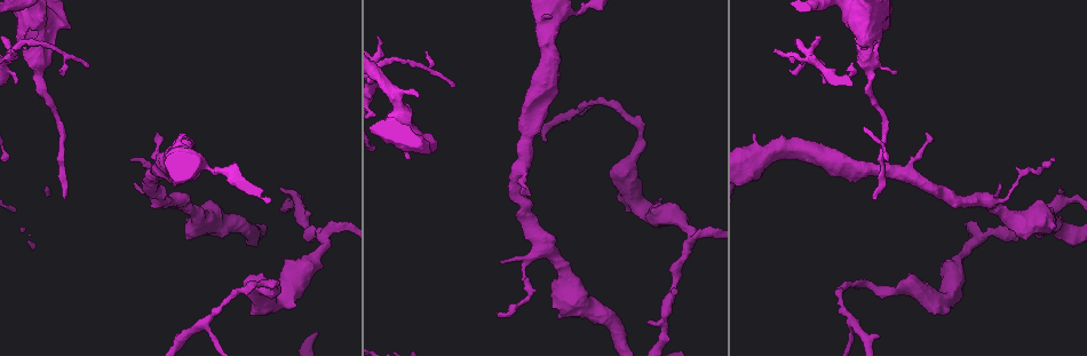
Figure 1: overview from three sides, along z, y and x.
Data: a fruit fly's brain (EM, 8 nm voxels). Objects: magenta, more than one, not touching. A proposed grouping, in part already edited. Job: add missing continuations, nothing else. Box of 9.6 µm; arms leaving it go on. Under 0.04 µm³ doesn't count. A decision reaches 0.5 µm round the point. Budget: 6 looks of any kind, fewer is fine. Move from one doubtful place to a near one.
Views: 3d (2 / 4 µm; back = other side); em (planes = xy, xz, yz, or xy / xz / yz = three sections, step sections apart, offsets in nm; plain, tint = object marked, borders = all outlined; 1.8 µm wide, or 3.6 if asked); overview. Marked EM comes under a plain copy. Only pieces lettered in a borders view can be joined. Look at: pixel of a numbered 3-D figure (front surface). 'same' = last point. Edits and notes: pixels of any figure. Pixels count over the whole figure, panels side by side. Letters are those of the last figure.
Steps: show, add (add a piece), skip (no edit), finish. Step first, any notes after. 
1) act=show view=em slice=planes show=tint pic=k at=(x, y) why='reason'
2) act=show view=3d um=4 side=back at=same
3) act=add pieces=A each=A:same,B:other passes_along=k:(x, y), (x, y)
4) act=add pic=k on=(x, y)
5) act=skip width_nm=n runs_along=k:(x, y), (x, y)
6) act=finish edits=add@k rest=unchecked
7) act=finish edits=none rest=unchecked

act=show view=em um=3.6 slice=xy step=4 show=tint pic=1 at=(824, 82) why='free end'

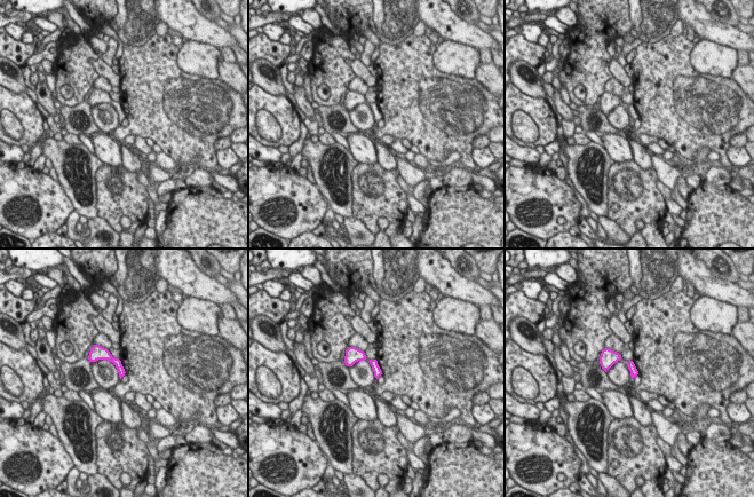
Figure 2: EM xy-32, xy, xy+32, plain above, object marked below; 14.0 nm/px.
act=show view=em um=3.6 slice=planes show=borders at=same

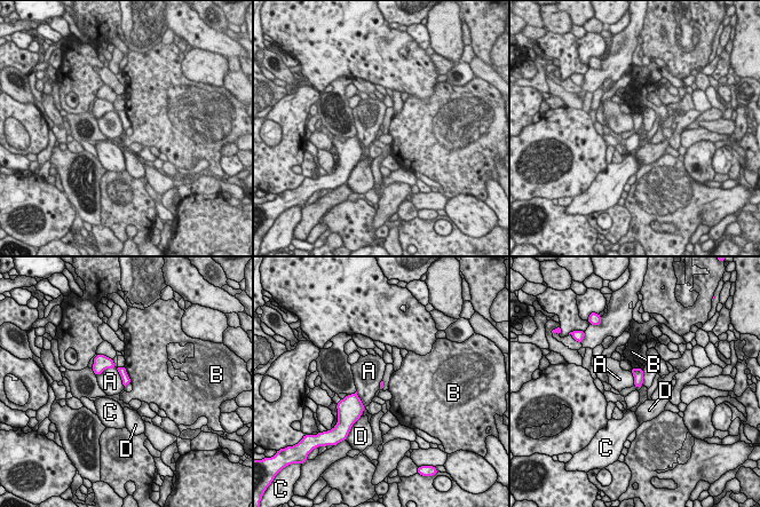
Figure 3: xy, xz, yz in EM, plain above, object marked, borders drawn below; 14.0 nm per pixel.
act=skip each=A:other,B:other,C:other,D:other runs_along=3:(104, 359), (115, 365), (126, 381) found='no lettered piece goes on from it'

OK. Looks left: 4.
act=show view=3d um=2 pic=1 at=(876, 198) why='end of a long branch'

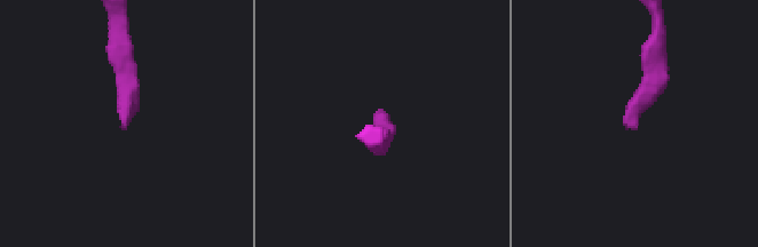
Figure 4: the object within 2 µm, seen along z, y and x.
act=show view=em um=3.6 slice=planes show=borders pic=4 at=(120, 126) why='shape alone is not enough'

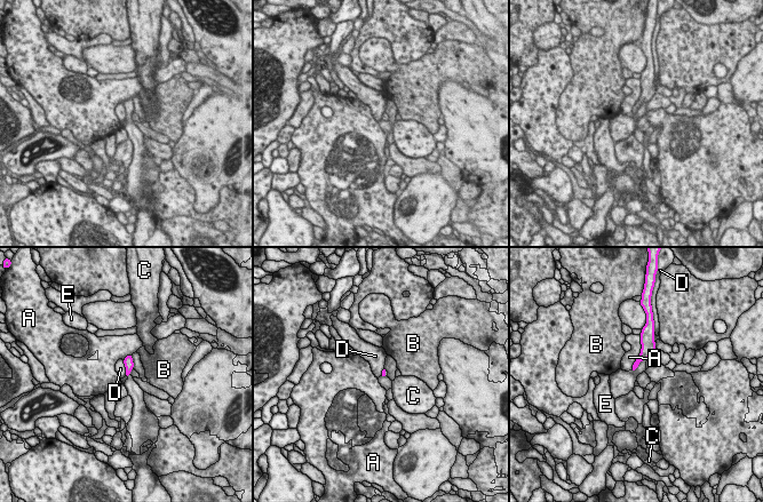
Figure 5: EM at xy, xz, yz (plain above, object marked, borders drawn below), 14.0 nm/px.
act=skip each=A:other,B:other,C:other,D:other,E:other border=5:(646, 358), (635, 369), (630, 371) found='no lettered piece goes on from it'

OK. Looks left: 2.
act=show view=3d um=4 pic=1 at=(282, 189) why='free end'

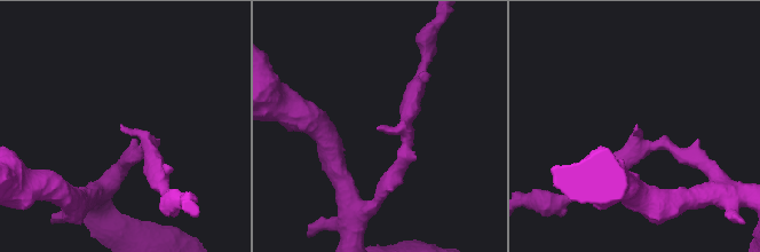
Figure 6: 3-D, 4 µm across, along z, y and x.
act=show view=em slice=planes show=borders pic=6 at=(637, 125) why='now the EM'

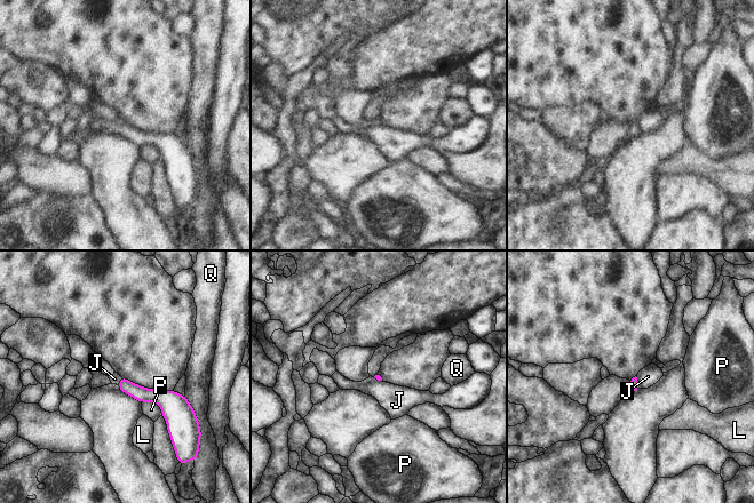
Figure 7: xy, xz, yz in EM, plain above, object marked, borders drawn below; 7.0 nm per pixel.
act=skip each=J:other,L:other,P:other,Q:other runs_along=7:(122, 381), (166, 399), (181, 414) found='no lettered piece goes on from it'

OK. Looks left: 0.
act=finish edits=none rest=unchecked

